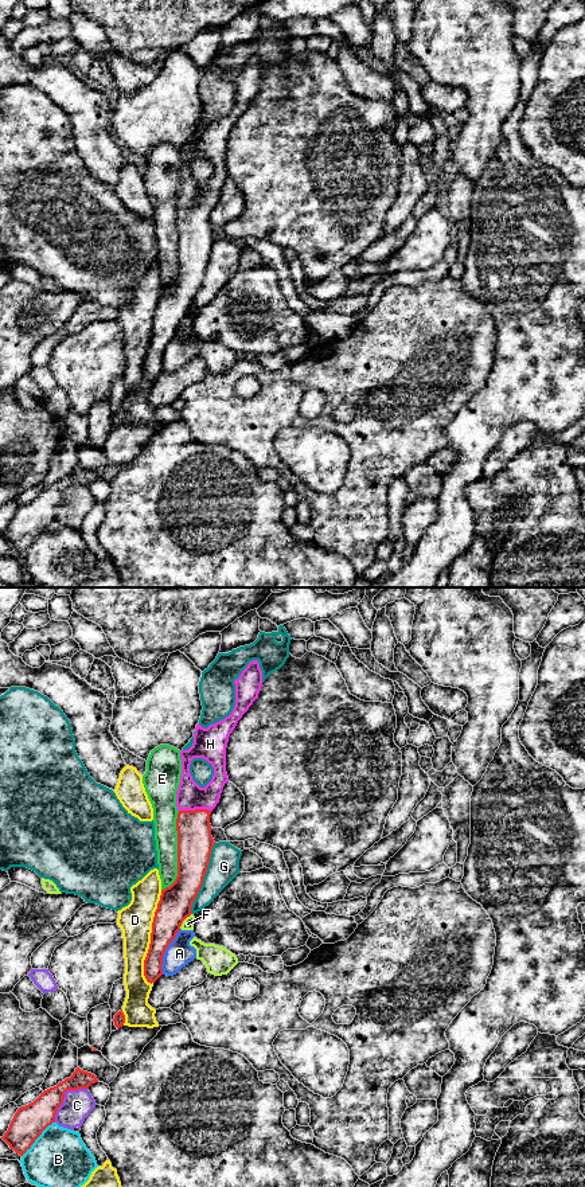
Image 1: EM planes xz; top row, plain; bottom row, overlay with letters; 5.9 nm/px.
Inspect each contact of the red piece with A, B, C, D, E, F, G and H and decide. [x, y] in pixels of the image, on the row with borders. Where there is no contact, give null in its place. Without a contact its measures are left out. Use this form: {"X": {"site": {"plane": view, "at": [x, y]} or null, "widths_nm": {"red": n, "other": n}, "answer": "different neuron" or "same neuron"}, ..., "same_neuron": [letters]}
{"A": {"site": {"plane": "xz", "at": [164, 951]}, "widths_nm": {"red": 180, "other": 160}, "answer": "different neuron"}, "B": {"site": {"plane": "xz", "at": [36, 1137]}, "widths_nm": {"red": 200, "other": 340}, "answer": "different neuron"}, "C": {"site": {"plane": "xz", "at": [63, 1097]}, "widths_nm": {"red": 190, "other": 180}, "answer": "different neuron"}, "D": {"site": {"plane": "xz", "at": [151, 937]}, "widths_nm": {"red": 190, "other": 200}, "answer": "different neuron"}, "E": {"site": {"plane": "xz", "at": [178, 852]}, "widths_nm": {"red": 200, "other": 140}, "answer": "different neuron"}, "F": {"site": {"plane": "xz", "at": [183, 920]}, "widths_nm": {"red": 190, "other": 70}, "answer": "different neuron"}, "G": {"site": {"plane": "xz", "at": [203, 877]}, "widths_nm": {"red": 200, "other": 180}, "answer": "different neuron"}, "H": {"site": {"plane": "xz", "at": [195, 809]}, "widths_nm": {"red": 200, "other": 170}, "answer": "same neuron"}, "same_neuron": ["H"]}

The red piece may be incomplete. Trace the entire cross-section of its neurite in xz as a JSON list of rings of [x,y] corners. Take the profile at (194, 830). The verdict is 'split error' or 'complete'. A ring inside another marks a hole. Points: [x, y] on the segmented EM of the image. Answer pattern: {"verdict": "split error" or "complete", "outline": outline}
{"verdict": "split error", "outline": [[[258,660],[250,661],[234,684],[235,706],[231,714],[207,729],[198,723],[192,746],[180,751],[182,776],[176,792],[178,876],[169,887],[161,890],[155,911],[151,944],[144,960],[144,976],[151,984],[163,975],[164,952],[175,940],[183,921],[192,914],[192,902],[207,872],[215,844],[210,815],[229,781],[226,747],[238,721],[261,691],[262,671]],[[194,758],[203,758],[214,768],[214,776],[204,788],[200,788],[190,773]]]}

